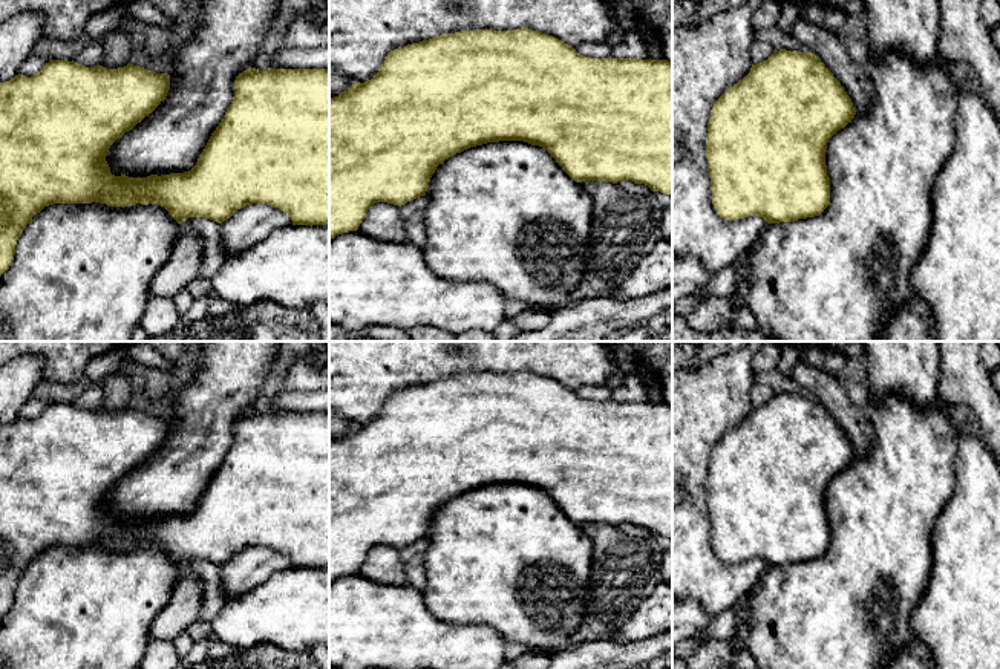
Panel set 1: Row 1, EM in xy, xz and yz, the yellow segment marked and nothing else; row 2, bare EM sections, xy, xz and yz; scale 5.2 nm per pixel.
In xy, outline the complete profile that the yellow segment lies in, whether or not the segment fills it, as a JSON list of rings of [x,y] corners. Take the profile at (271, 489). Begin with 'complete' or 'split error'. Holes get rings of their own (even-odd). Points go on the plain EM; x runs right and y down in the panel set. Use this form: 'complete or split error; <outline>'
complete; [[[51,403],[32,419],[18,416],[9,424],[0,426],[0,618],[9,612],[14,603],[15,586],[21,574],[37,556],[52,547],[100,545],[109,550],[158,547],[164,550],[178,566],[182,566],[188,560],[207,560],[213,565],[222,566],[247,548],[266,547],[283,554],[292,563],[292,568],[329,568],[329,412],[257,413],[250,410],[236,419],[233,444],[191,513],[161,519],[150,517],[147,521],[129,521],[123,516],[119,519],[112,517],[106,504],[110,488],[149,459],[165,442],[168,433],[170,418],[167,416],[156,416],[130,406],[118,412],[107,412],[103,409],[86,410],[74,403]]]

